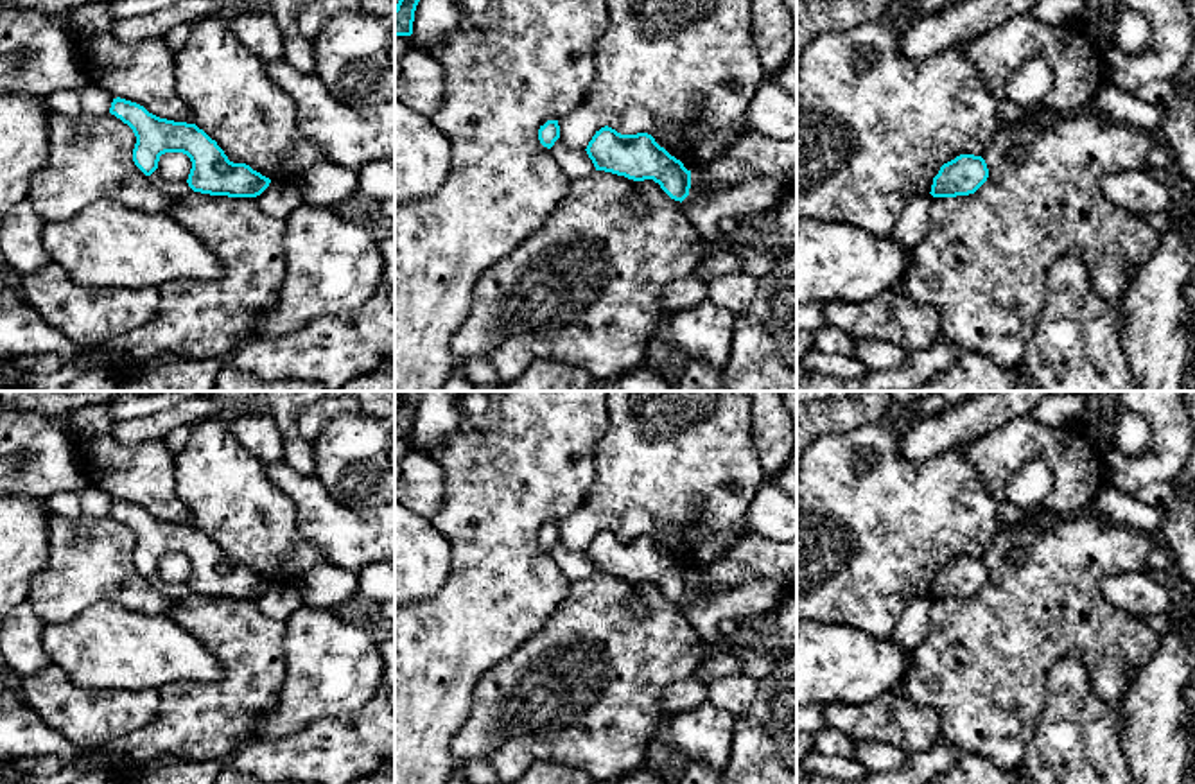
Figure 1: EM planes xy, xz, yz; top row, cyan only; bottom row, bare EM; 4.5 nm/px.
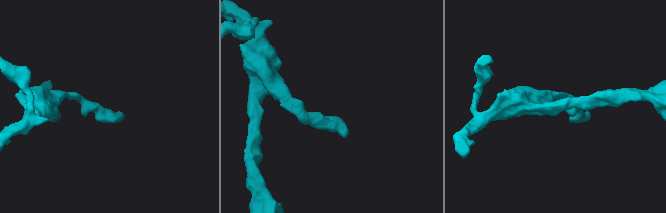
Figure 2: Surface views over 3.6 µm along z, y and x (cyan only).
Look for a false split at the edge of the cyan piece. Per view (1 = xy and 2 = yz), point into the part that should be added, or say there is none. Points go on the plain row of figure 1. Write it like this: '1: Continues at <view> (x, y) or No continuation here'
1: No continuation here
2: No continuation here

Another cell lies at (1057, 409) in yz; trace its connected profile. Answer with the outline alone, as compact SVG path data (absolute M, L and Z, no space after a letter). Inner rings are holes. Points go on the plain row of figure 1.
M1050 391L1032 411L1046 427L1080 425L1086 411L1084 393Z

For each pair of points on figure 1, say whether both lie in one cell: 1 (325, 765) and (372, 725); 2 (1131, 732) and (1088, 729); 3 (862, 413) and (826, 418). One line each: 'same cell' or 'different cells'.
1: same cell
2: different cells
3: same cell

